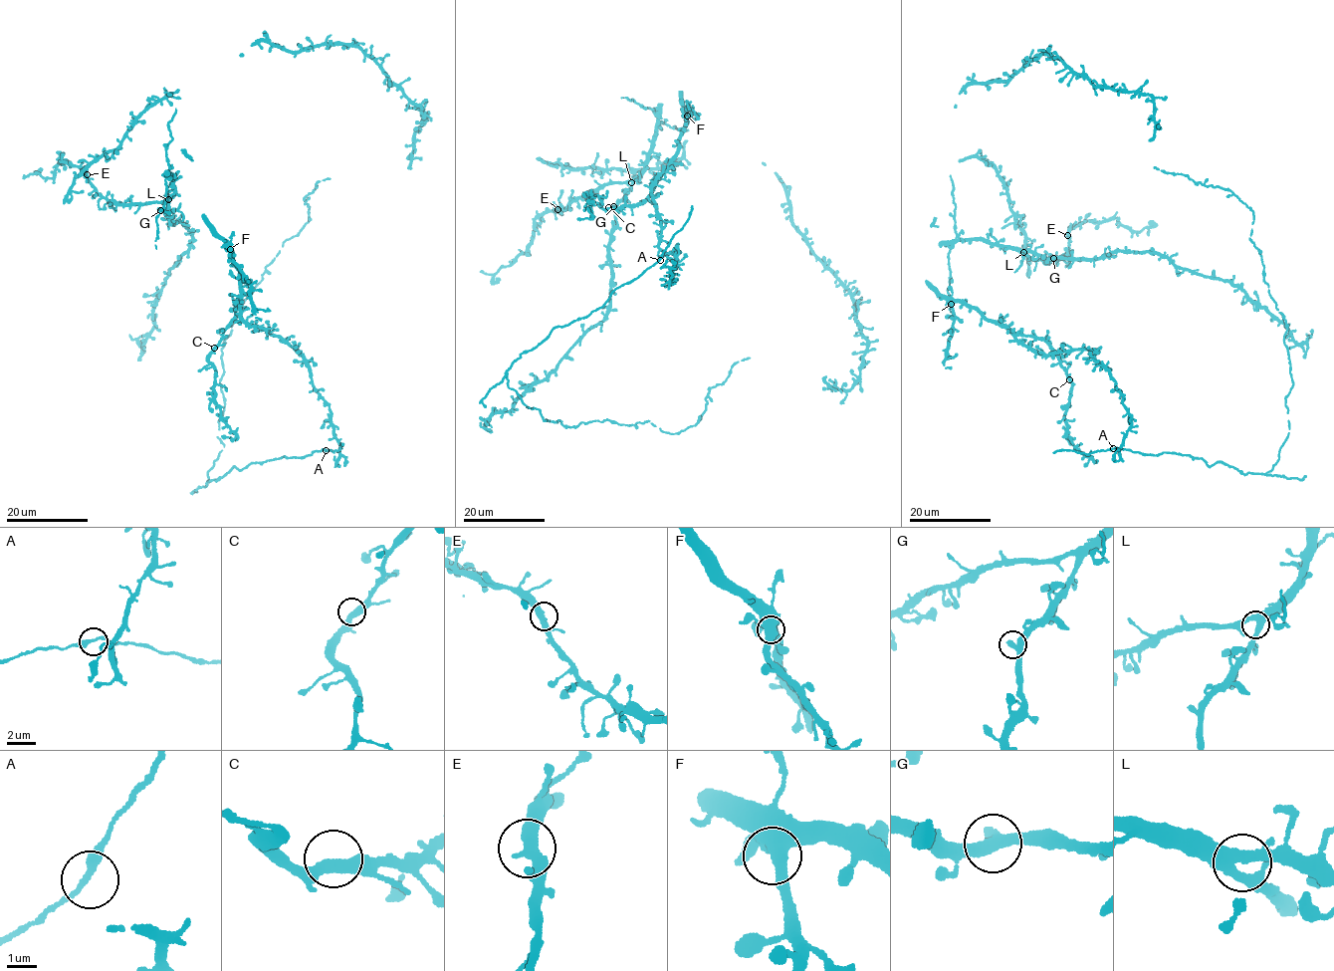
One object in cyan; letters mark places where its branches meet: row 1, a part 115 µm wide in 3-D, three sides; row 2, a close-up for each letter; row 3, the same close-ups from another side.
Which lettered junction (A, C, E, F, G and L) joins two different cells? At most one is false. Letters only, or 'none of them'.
none of them

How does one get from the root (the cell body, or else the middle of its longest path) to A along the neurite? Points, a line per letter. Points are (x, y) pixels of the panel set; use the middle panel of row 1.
A: (597, 310), (615, 289), (632, 282), (660, 260)

